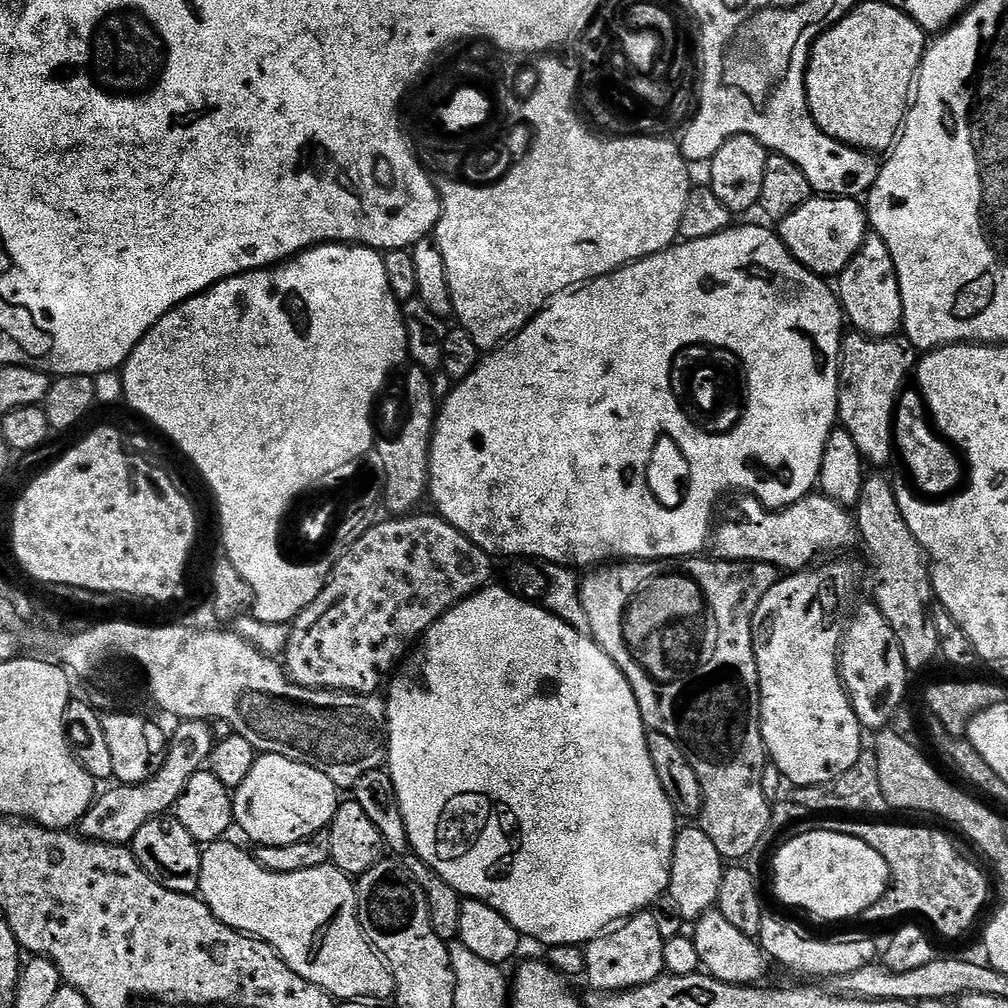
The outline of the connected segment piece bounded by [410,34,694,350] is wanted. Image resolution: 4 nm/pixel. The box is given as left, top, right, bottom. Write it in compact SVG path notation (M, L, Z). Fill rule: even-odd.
M457 34L455 38L450 37L448 40L442 41L439 46L434 48L432 56L424 59L424 69L416 72L414 82L410 89L410 101L412 100L412 132L410 128L410 143L412 145L412 153L414 154L414 163L418 174L422 174L425 182L432 188L434 194L438 194L440 198L440 221L436 223L434 229L434 239L437 246L440 247L442 254L442 262L446 262L446 278L450 286L450 298L452 299L452 310L459 327L466 329L470 334L470 338L474 338L474 342L481 350L495 350L505 343L509 338L523 330L532 319L534 319L544 305L549 303L553 298L577 287L583 286L589 280L597 280L599 276L605 276L611 272L616 272L619 268L624 268L628 264L633 264L635 260L644 260L648 256L653 256L659 252L665 252L673 244L677 243L680 234L680 223L682 222L682 210L686 210L686 198L691 194L694 187L694 181L688 177L689 161L684 159L684 155L680 153L680 145L674 139L671 144L660 144L660 134L656 134L653 140L616 140L616 144L604 144L604 140L592 140L592 136L588 136L588 132L584 132L584 128L580 128L580 120L576 120L576 116L572 116L572 84L576 84L576 76L572 76L572 72L568 72L568 68L564 68L564 64L556 64L556 60L544 60L538 54L540 48L535 50L517 50L513 47L504 48L503 42L497 42L487 36L487 34ZM528 106L528 120L532 120L532 124L536 124L536 128L540 128L540 136L536 136L536 146L526 146L524 144L524 130L520 128L512 128L512 118L516 118L524 108Z

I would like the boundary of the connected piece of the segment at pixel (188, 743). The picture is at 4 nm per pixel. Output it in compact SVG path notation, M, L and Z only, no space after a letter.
M186 720L175 725L176 733L171 733L164 765L145 784L117 783L109 792L101 791L88 808L88 813L80 819L79 835L85 840L100 840L103 844L131 845L133 838L146 826L146 822L171 813L176 800L182 794L186 782L209 763L217 737L212 736L213 725L206 720Z

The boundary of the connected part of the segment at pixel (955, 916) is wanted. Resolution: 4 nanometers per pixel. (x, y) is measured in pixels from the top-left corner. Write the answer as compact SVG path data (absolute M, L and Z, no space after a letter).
M832 818L826 824L827 831L841 832L847 836L866 842L866 846L874 846L882 858L886 858L890 873L890 887L883 898L876 904L871 904L863 919L872 924L880 924L883 920L896 920L903 912L917 912L925 916L944 936L960 936L976 920L976 915L984 908L988 900L988 880L967 860L940 832L932 828L915 828L912 824L867 824L864 818Z

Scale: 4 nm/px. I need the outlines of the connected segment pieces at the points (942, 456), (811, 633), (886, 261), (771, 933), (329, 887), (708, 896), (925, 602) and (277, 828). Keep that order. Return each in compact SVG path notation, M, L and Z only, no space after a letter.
M917 384L907 387L907 390L900 393L900 402L896 410L894 421L894 442L916 442L920 448L924 448L924 470L922 470L922 480L916 490L916 498L920 504L933 505L944 492L952 494L956 498L962 490L964 484L970 483L970 478L974 475L972 469L971 455L958 440L942 428L928 428L924 422L924 412L936 410L932 408L932 400L928 400L927 392Z
M848 560L820 567L785 575L785 580L778 581L768 593L761 595L756 613L752 615L752 645L760 679L760 725L766 756L776 764L783 779L797 788L838 779L858 762L865 747L860 737L862 725L840 679L840 646L846 627L844 599L859 582L860 568Z
M875 234L864 239L864 244L854 254L846 270L838 277L840 306L844 309L847 323L863 336L883 338L897 335L904 327L902 290L898 286L898 274L894 270L894 258L886 250L886 242Z
M766 910L762 914L758 943L771 963L773 960L774 963L804 976L800 978L815 978L820 982L831 981L842 974L854 974L854 970L862 970L862 966L870 966L878 960L876 940L864 932L852 932L849 936L823 940L822 937L815 936L806 925L799 924L796 920L787 920L784 916L775 916L772 910Z
M228 838L218 840L215 844L207 845L200 854L199 895L223 924L264 941L299 976L306 978L311 984L317 984L337 1001L371 998L379 1002L393 995L394 981L388 965L384 963L380 953L368 943L360 929L353 877L338 870L331 862L310 870L298 870L294 874L271 872L257 862L251 851L243 852L230 841Z
M699 826L681 827L677 831L667 895L675 902L681 921L695 922L717 907L725 867L726 861L718 854L718 846L706 838Z
M865 475L862 494L854 505L854 519L859 539L864 540L866 547L872 551L872 564L876 567L876 585L872 592L874 603L886 618L890 630L894 630L894 638L898 638L898 646L902 646L902 654L906 658L906 666L913 673L920 672L932 659L940 656L940 639L938 630L932 621L934 611L934 593L932 590L932 569L924 547L914 538L910 526L902 518L902 510L898 510L898 498L891 479L884 476Z
M273 752L257 755L254 766L250 766L250 774L234 789L232 798L232 818L235 827L241 828L256 846L290 846L294 842L310 840L320 835L331 825L334 814L342 802L341 789L337 788L322 770L314 770L314 766L279 756Z

